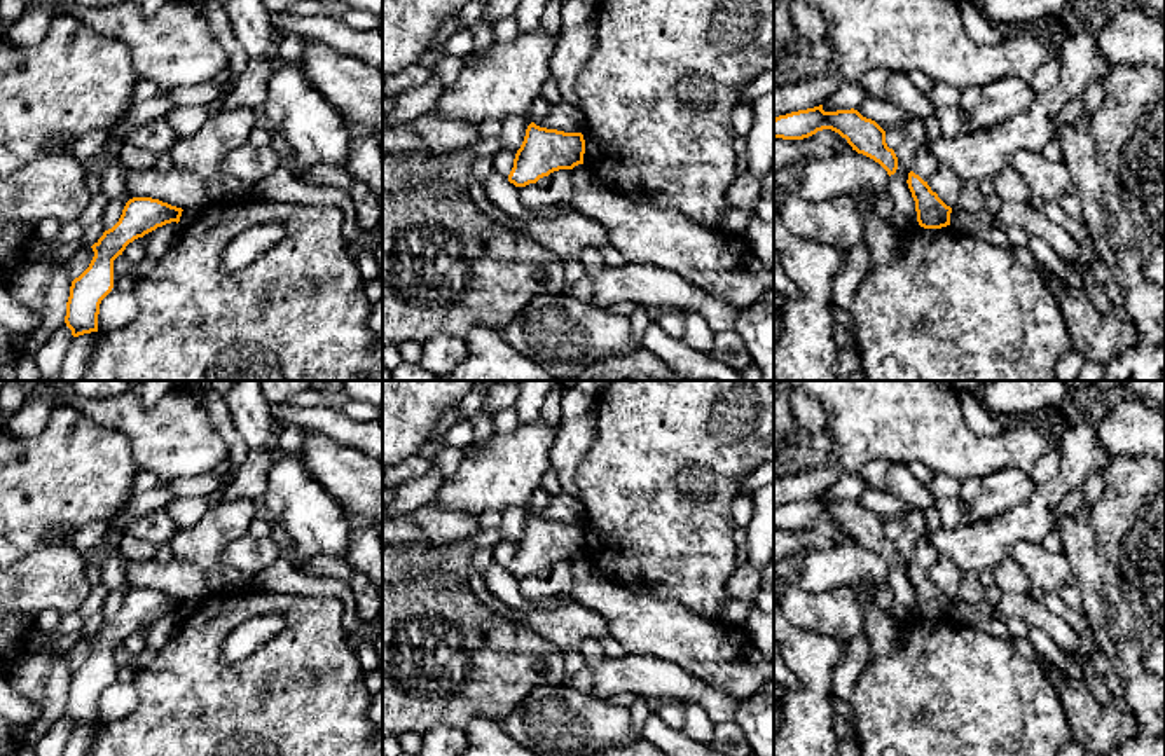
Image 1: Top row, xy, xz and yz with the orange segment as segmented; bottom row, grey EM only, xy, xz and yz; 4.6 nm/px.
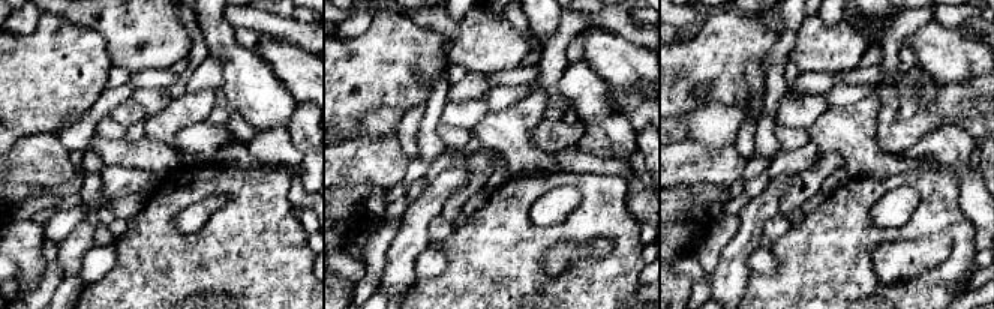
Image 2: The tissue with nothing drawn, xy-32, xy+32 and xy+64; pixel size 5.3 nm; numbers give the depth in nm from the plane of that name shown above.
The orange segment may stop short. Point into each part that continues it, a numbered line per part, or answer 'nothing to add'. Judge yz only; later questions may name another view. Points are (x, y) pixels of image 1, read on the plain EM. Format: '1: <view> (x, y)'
nothing to add

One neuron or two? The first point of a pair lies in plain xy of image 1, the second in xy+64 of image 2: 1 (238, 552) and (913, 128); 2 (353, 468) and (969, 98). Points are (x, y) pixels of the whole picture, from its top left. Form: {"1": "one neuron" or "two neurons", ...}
{"1": "one neuron", "2": "two neurons"}

